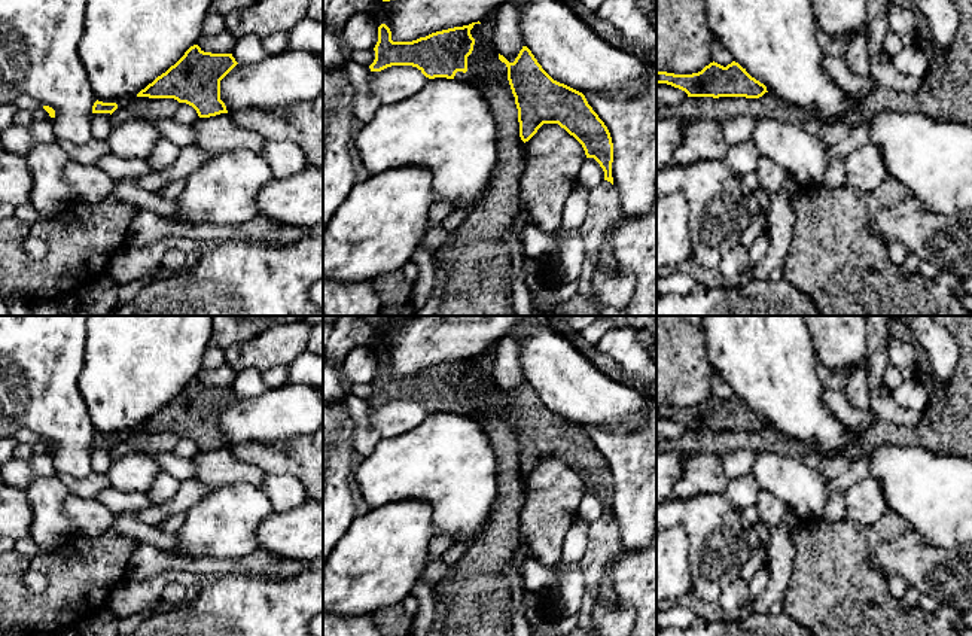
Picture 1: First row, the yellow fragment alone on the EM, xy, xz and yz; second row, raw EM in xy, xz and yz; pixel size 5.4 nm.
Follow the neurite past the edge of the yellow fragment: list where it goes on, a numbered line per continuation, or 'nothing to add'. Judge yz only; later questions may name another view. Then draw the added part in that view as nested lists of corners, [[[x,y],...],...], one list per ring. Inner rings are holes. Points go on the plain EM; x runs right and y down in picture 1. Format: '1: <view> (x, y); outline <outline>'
nothing to add

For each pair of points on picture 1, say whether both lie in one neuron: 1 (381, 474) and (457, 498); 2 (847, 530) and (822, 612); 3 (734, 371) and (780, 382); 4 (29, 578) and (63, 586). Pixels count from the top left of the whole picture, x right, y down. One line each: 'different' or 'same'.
1: same
2: same
3: same
4: different

